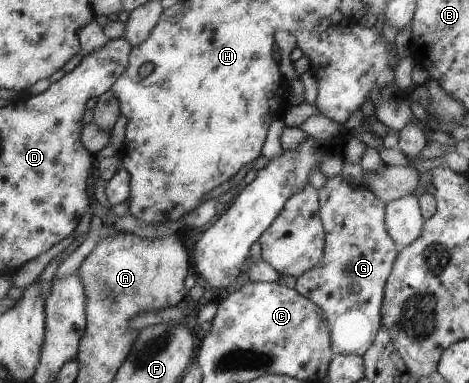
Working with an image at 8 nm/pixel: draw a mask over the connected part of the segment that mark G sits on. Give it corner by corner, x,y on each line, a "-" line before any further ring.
341,173
330,177
319,190
320,217
326,230
324,259
320,265
297,278
296,289
324,309
331,329
332,351
335,355
352,353
363,356
372,347
383,327
383,303
388,278
392,275
400,248
387,228
387,205
368,187
346,181

